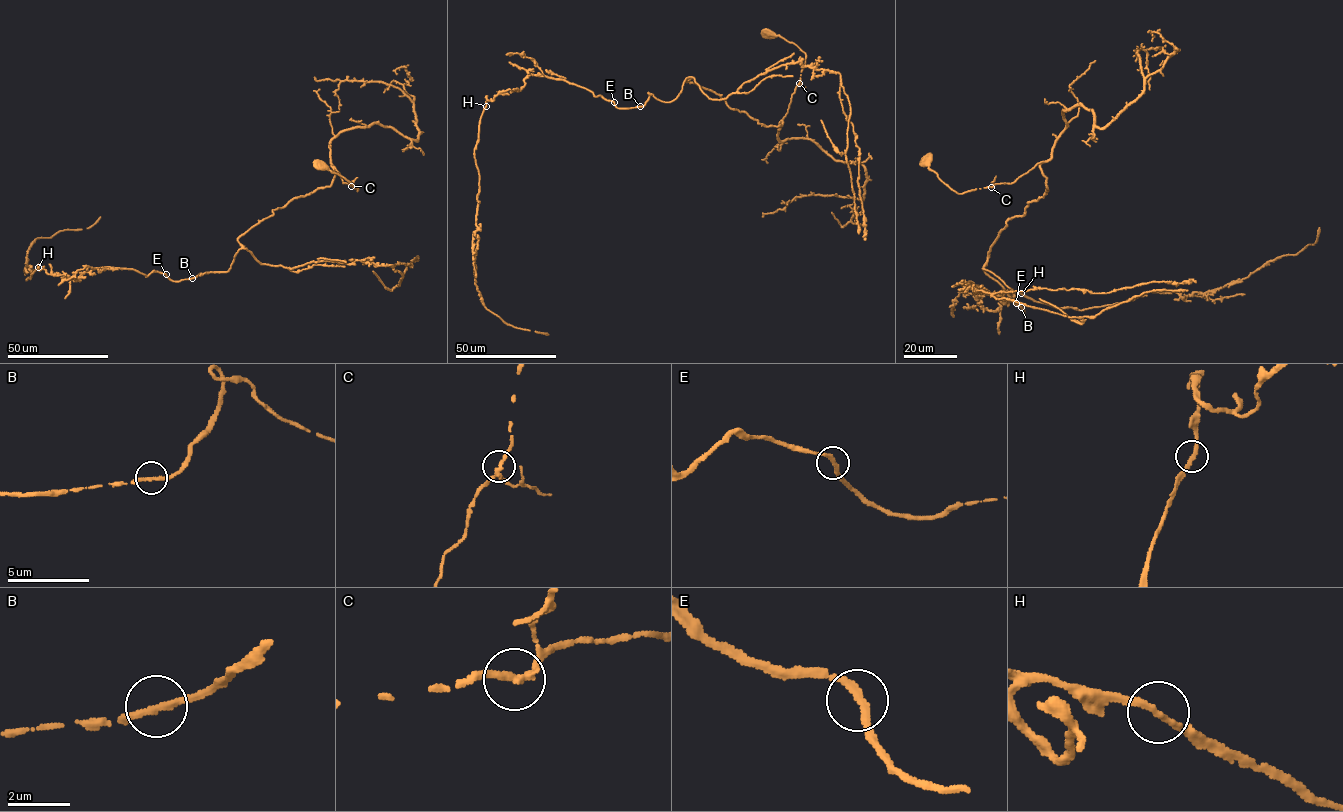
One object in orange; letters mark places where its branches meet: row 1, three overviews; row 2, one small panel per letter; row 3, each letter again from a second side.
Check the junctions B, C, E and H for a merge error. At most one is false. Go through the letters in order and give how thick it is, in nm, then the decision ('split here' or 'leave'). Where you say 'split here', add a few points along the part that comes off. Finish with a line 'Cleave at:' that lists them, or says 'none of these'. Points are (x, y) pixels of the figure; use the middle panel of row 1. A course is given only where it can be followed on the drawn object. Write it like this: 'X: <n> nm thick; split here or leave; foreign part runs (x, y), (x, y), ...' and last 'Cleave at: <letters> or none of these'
B: 220 nm thick; leave
C: 200 nm thick; leave
E: 220 nm thick; leave
H: 200 nm thick; leave
Cleave at: none of these

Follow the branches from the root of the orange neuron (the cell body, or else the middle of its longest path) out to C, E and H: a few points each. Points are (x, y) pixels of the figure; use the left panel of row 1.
C: (201, 273), (227, 272), (242, 246), (237, 239), (272, 210), (328, 187), (332, 165), (351, 186)
E: (201, 273), (179, 281), (170, 280), (165, 274)
H: (201, 273), (173, 281), (157, 271), (147, 276), (133, 269), (104, 267), (85, 271), (73, 280), (38, 267)

